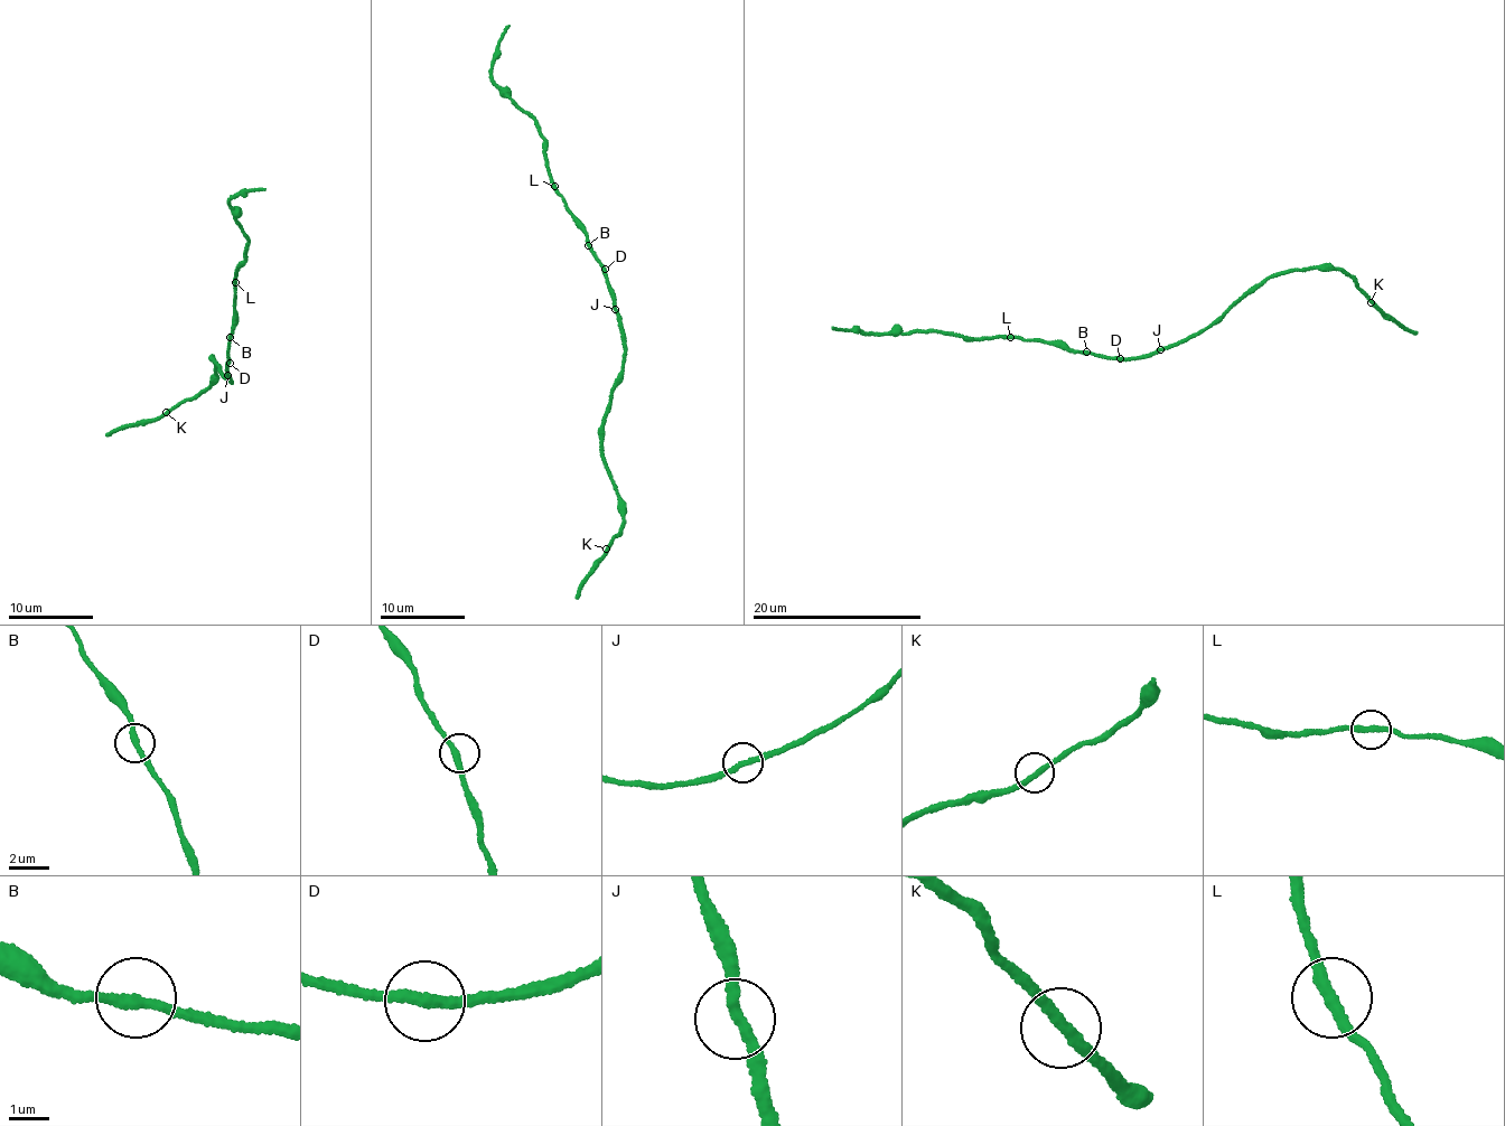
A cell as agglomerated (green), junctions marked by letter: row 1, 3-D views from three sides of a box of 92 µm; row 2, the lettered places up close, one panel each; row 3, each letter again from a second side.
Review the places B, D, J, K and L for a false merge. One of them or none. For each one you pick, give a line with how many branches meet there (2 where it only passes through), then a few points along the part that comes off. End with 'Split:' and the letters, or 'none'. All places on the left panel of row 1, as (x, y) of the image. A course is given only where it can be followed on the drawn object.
Split: none

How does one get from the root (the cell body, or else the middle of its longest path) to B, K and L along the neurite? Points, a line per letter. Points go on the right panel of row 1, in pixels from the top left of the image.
B: (1158, 350), (1129, 358), (1086, 352)
K: (1158, 350), (1194, 336), (1271, 278), (1291, 271), (1318, 268), (1349, 274), (1371, 302)
L: (1158, 350), (1129, 358), (1108, 357), (1039, 339), (1010, 337)

